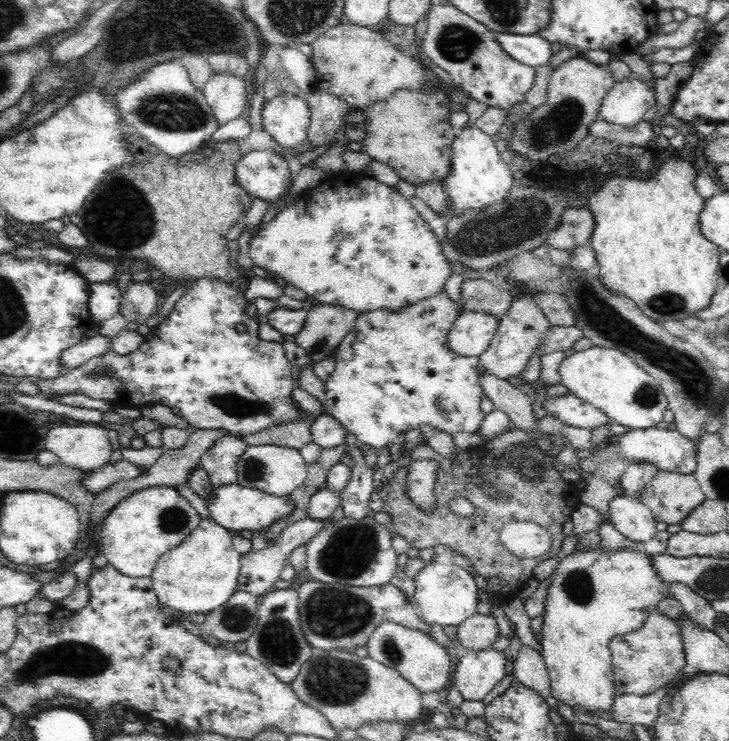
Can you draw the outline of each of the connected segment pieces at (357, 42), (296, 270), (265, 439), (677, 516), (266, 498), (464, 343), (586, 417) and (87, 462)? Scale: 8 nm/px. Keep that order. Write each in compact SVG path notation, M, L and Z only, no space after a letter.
M354 23L329 28L313 44L312 62L316 67L314 90L344 99L350 108L362 109L388 100L396 90L420 90L428 82L428 71L410 51L402 51L375 29Z
M346 171L324 178L320 186L310 189L308 192L304 192L291 200L272 220L255 233L254 238L250 241L250 255L255 268L260 267L268 272L278 274L287 284L303 290L306 294L316 299L319 304L339 305L354 310L356 313L368 313L374 310L397 312L402 310L402 308L424 301L426 298L436 296L436 294L440 294L440 290L445 288L446 281L453 274L453 268L443 255L440 246L441 242L434 235L434 231L430 229L428 222L420 217L420 213L412 207L412 203L395 186L385 185L374 179L372 175L366 175L363 171Z
M304 411L300 420L294 420L290 424L282 424L282 426L272 426L272 428L260 430L256 434L242 436L242 441L250 446L274 444L300 450L302 446L306 446L312 440L310 426L315 420L315 414Z
M659 470L638 500L650 507L654 519L667 525L682 525L707 496L695 473L678 474Z
M232 483L215 487L211 497L207 500L207 507L211 518L223 528L231 533L243 533L249 535L252 541L252 552L264 550L267 540L265 532L268 528L292 512L293 502L288 497L277 497L272 494L266 494L258 489L246 488L241 484Z
M462 310L448 331L445 345L460 356L479 357L488 350L498 327L498 319L490 314Z
M570 391L562 396L547 396L543 406L548 415L570 426L592 430L604 424L614 424L599 408L576 397Z
M94 423L52 428L45 448L56 454L61 464L86 471L104 466L113 451L108 431Z

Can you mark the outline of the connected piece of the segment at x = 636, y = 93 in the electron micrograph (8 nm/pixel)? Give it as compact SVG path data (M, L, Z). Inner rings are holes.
M633 72L629 79L616 81L608 94L602 99L598 119L622 126L636 126L644 114L651 107L657 104L655 99L655 89L651 87L653 82L644 83Z

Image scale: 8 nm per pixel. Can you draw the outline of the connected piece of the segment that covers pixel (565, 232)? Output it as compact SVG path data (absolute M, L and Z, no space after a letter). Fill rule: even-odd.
M568 207L548 234L546 244L556 249L575 250L589 244L594 227L595 220L590 209Z

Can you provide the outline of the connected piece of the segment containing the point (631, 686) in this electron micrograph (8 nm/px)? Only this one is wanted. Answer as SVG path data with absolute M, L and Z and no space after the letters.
M658 609L652 610L638 630L616 635L610 642L615 692L617 694L652 694L678 678L686 666L682 631L676 620Z

